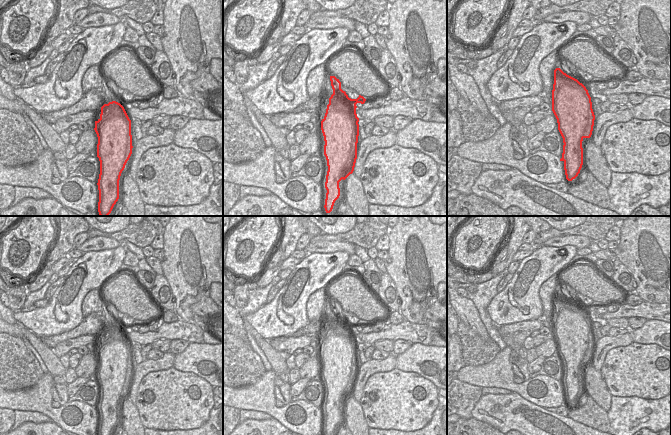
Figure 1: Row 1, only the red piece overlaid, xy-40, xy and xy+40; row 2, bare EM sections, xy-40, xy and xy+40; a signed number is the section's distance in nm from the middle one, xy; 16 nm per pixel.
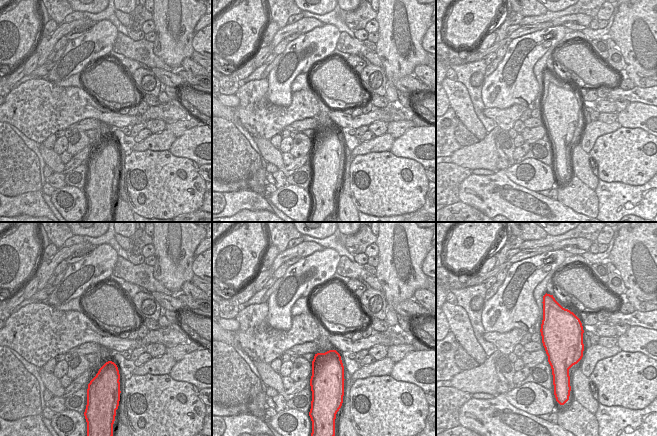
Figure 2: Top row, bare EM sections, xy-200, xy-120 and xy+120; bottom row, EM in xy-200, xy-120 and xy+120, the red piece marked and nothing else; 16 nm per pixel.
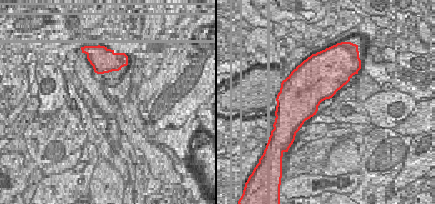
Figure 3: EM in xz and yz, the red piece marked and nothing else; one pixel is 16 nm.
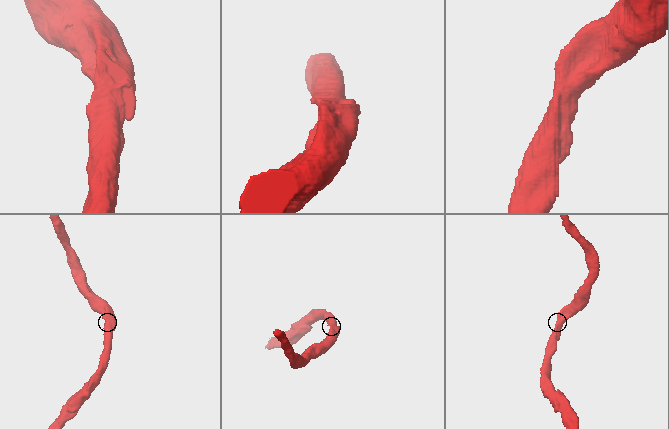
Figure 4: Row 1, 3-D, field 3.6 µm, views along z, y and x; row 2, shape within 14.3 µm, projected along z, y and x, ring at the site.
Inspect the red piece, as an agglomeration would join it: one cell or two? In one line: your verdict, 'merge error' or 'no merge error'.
no merge error

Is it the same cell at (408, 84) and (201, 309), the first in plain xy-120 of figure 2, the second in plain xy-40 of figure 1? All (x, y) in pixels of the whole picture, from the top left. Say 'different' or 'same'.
same

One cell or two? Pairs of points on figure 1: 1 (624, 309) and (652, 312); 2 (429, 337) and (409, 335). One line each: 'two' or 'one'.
1: one
2: one

